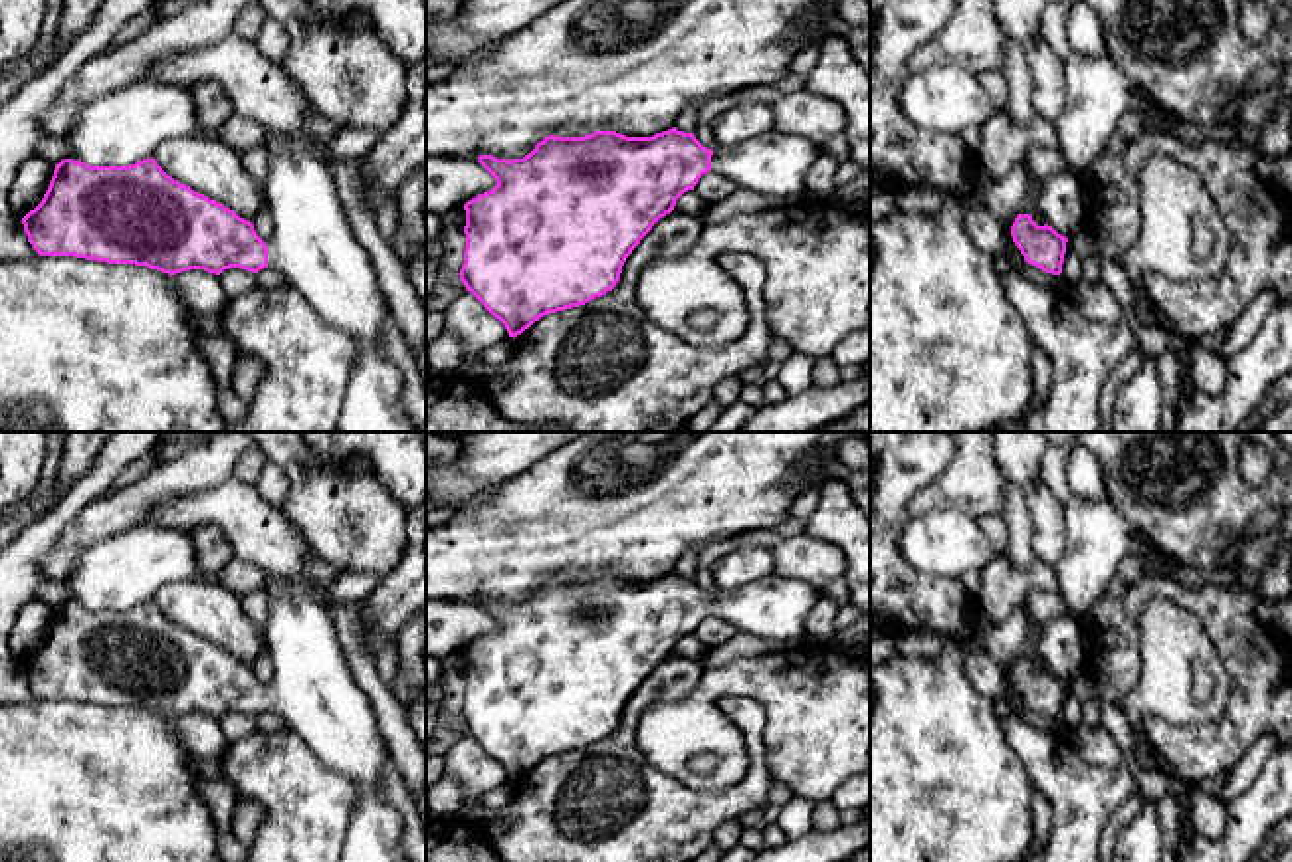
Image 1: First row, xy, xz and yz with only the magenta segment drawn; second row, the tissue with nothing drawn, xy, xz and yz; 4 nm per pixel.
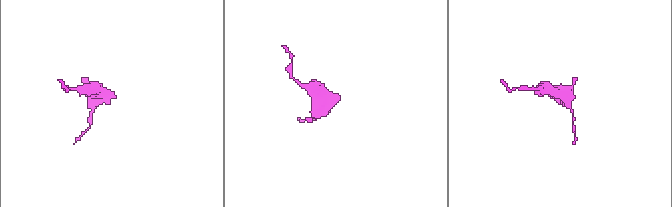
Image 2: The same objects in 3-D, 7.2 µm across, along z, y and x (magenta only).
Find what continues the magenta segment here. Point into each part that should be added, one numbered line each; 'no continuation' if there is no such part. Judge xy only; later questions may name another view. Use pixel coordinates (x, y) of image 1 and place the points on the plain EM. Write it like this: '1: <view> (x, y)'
1: xy (314, 692)

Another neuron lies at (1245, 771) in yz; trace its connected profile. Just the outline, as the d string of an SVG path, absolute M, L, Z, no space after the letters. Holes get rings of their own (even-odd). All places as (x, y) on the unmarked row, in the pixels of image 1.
M1264 733L1246 749L1238 763L1227 773L1227 781L1219 795L1225 805L1242 795L1254 783L1276 747L1278 739L1272 733Z

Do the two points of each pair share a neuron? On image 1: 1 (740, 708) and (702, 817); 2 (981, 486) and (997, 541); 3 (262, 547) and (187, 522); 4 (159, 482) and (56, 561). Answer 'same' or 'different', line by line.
1: same
2: different
3: same
4: same

